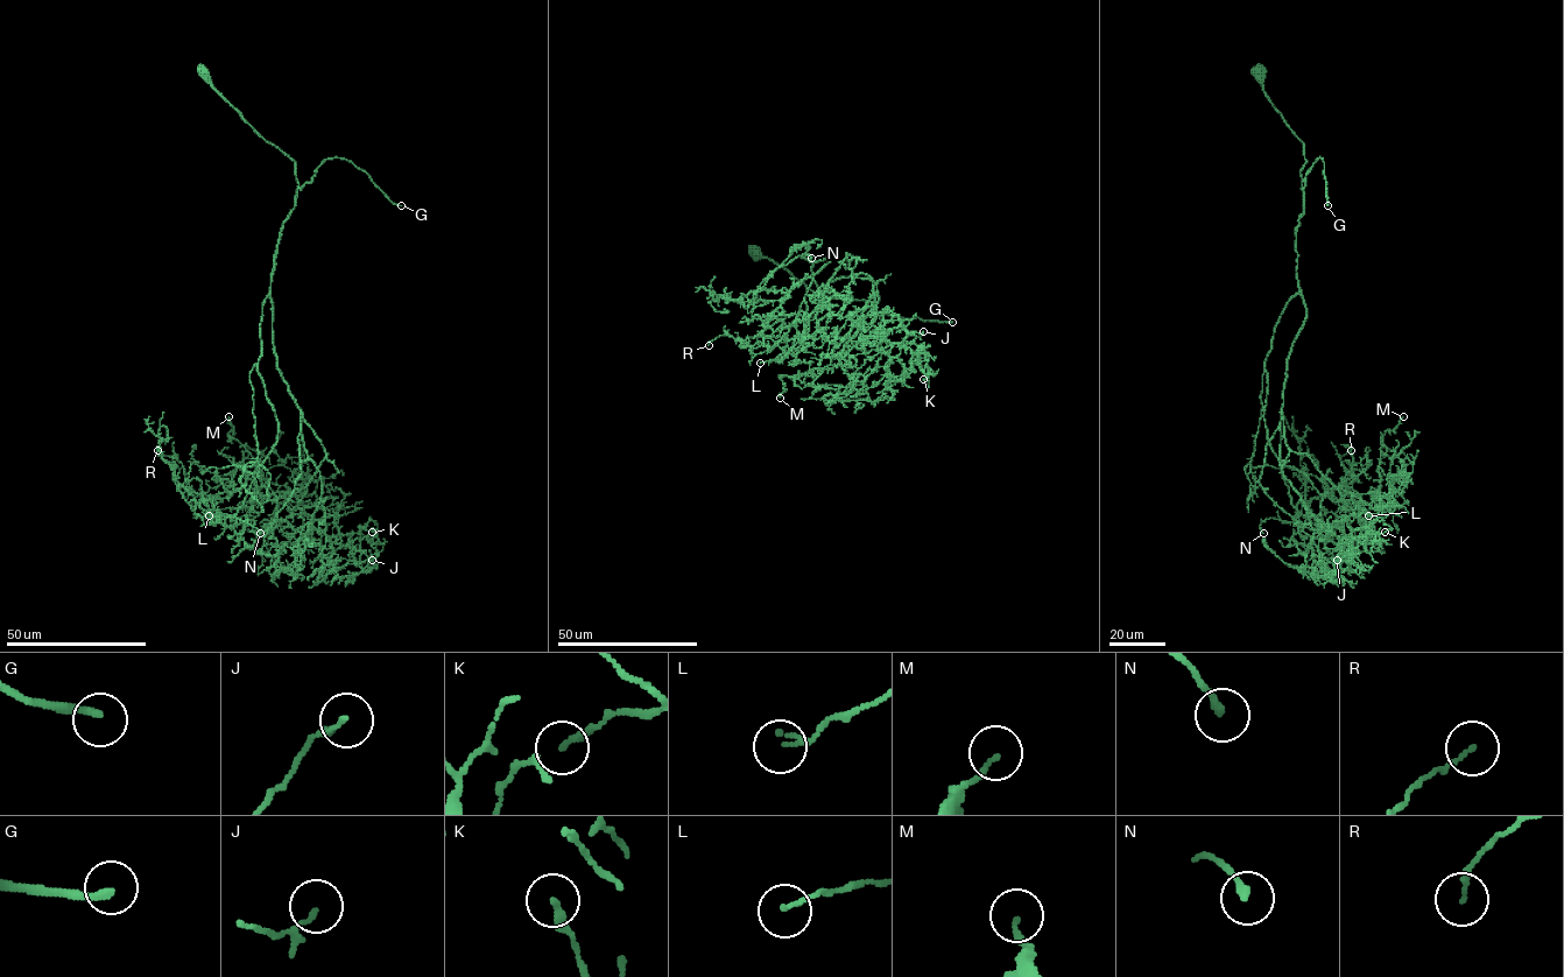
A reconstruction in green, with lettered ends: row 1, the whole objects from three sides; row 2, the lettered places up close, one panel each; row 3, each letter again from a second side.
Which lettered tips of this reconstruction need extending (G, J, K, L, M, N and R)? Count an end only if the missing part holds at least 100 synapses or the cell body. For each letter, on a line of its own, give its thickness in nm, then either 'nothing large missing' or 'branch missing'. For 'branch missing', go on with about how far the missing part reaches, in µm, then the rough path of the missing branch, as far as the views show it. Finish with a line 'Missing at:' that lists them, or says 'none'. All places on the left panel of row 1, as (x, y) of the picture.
G: 200 nm thick; branch missing; about 130 µm are missing
J: 90 nm thick; nothing large missing
K: 150 nm thick; nothing large missing
L: 80 nm thick; nothing large missing
M: 140 nm thick; nothing large missing
N: 180 nm thick; nothing large missing
R: 110 nm thick; nothing large missing
Missing at: G

